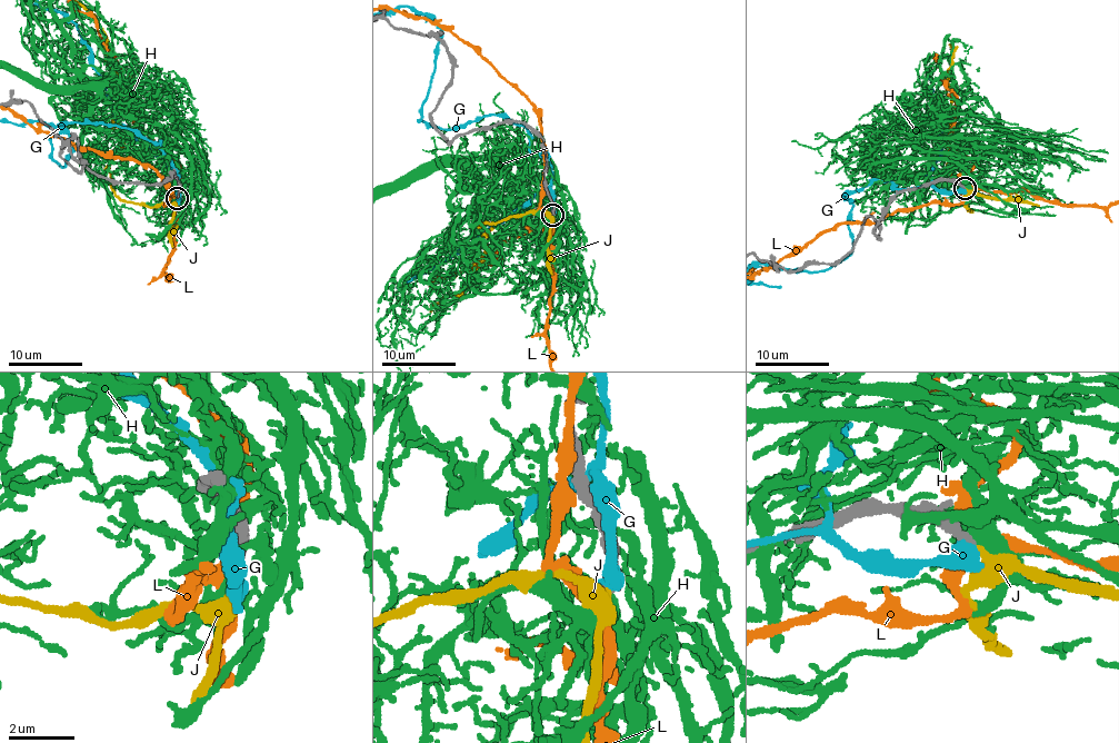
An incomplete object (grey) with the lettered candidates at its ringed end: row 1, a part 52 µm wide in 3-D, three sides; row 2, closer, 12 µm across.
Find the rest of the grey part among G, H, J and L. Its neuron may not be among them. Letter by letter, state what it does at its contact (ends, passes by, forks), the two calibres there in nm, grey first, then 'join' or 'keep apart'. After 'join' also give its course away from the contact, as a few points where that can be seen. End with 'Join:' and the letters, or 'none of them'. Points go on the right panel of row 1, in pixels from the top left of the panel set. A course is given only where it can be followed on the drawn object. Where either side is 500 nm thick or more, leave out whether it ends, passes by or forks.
G: it ends there; 320 nm thick on the grey side, 480 nm on the other; keep apart
H: it passes by; 340 nm thick on the grey side, 440 nm on the other; keep apart
J: it ends there; 300 nm thick on the grey side, 340 nm on the other; join
L: it forks there; 360 nm thick on the grey side, 240 nm on the other; keep apart
Join: J

